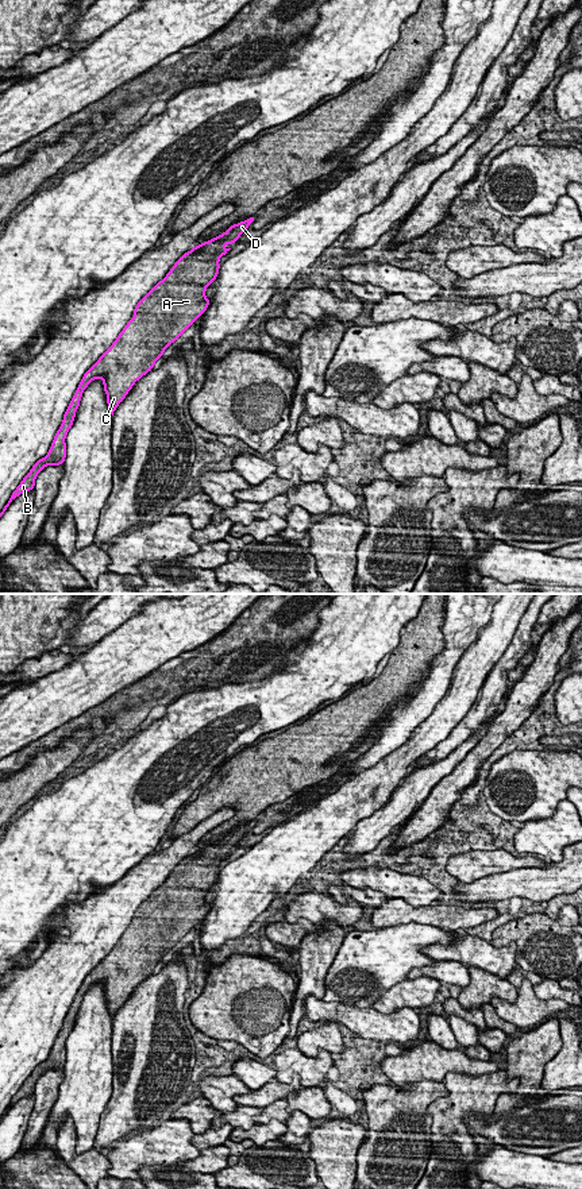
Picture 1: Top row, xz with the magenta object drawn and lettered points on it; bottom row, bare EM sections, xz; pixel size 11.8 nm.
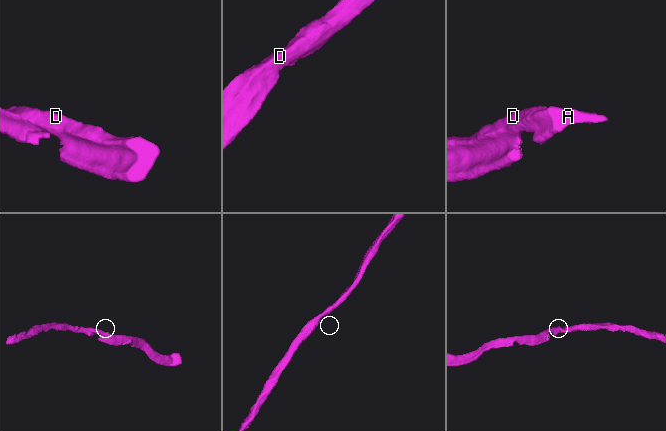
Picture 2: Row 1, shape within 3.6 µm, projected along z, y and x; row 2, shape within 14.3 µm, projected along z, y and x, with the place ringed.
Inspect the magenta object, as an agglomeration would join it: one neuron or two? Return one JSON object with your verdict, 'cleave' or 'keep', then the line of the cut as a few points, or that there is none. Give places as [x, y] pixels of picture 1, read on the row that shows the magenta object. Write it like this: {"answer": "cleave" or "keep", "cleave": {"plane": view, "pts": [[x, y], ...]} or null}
{"answer": "keep", "cleave": null}

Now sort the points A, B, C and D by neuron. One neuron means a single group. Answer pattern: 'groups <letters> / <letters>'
groups A B C D

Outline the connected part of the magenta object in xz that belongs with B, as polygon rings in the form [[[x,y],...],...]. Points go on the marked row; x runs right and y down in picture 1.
[[[255,216],[231,225],[226,232],[194,246],[185,252],[170,269],[166,277],[159,281],[135,306],[134,319],[130,319],[127,325],[119,333],[112,345],[99,358],[99,360],[84,374],[65,414],[59,429],[57,431],[49,453],[39,459],[30,472],[23,478],[20,485],[12,493],[8,503],[4,506],[0,517],[4,514],[9,503],[23,493],[34,490],[36,475],[47,466],[63,464],[66,458],[66,435],[73,426],[76,412],[84,390],[88,385],[101,378],[107,404],[113,416],[119,404],[126,398],[136,381],[153,370],[155,362],[163,356],[165,350],[174,343],[209,306],[209,298],[205,297],[207,287],[216,279],[219,274],[219,260],[231,248],[224,248],[224,244],[234,244],[242,233],[255,221]]]

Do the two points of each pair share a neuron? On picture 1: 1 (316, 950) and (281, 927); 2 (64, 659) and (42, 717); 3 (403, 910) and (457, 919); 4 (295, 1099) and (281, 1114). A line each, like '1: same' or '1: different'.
1: different
2: different
3: same
4: different

